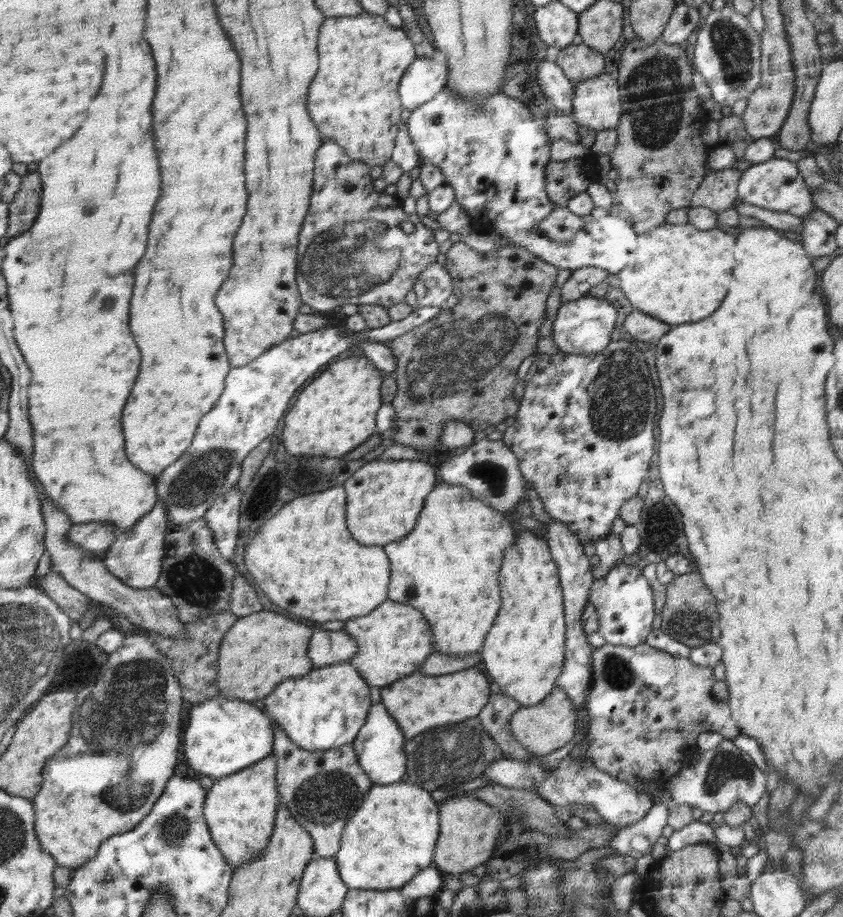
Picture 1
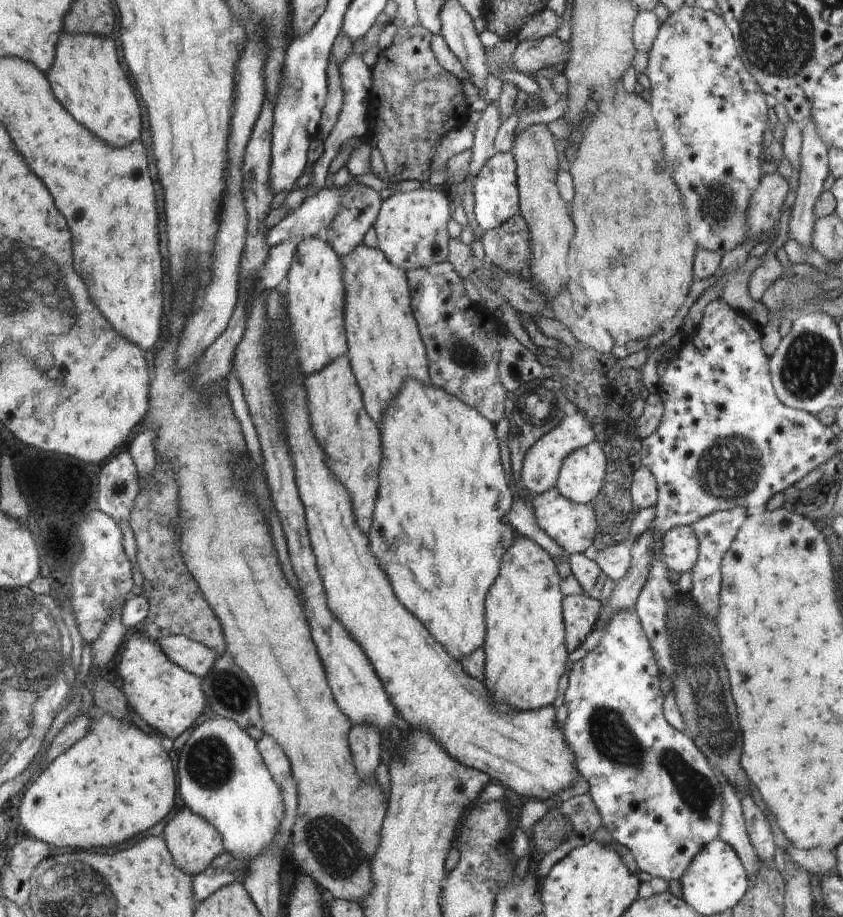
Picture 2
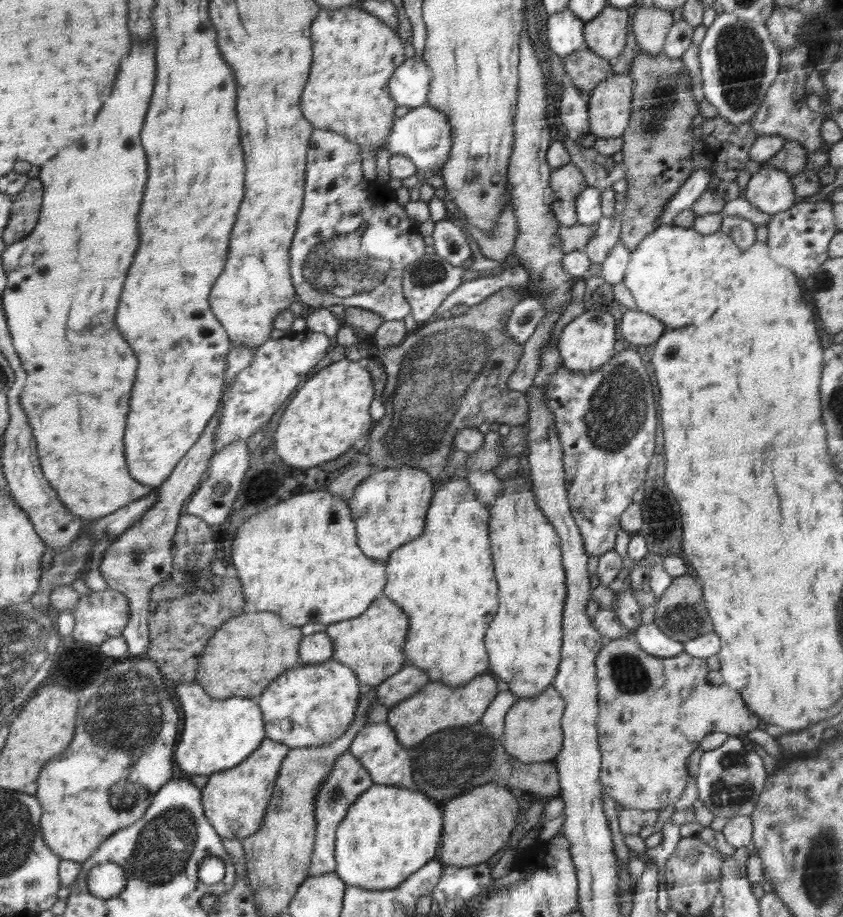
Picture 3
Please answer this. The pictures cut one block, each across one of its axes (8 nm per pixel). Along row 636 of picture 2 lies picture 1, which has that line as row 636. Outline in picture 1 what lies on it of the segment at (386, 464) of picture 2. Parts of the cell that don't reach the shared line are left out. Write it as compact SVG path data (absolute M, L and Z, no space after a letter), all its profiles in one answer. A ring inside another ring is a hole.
M441 482L440 488L436 488L436 492L427 497L428 508L424 508L424 516L419 516L420 524L416 524L416 532L383 546L391 561L388 599L412 605L412 608L426 614L433 630L436 651L439 653L450 653L457 657L480 655L484 636L494 624L494 618L502 604L496 572L500 572L505 553L517 542L514 528L506 520L505 513L481 501L464 485Z

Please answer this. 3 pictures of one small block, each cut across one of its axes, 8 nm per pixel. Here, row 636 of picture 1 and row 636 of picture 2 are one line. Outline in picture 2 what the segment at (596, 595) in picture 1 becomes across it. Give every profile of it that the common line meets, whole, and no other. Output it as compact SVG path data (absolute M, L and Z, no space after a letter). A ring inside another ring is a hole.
M626 610L609 618L600 643L571 666L562 693L568 708L565 739L575 754L579 774L588 780L588 793L599 809L603 826L644 876L669 881L680 880L700 850L719 836L721 786L726 780L715 775L705 754L686 732L677 731L664 720L660 671L639 617Z

